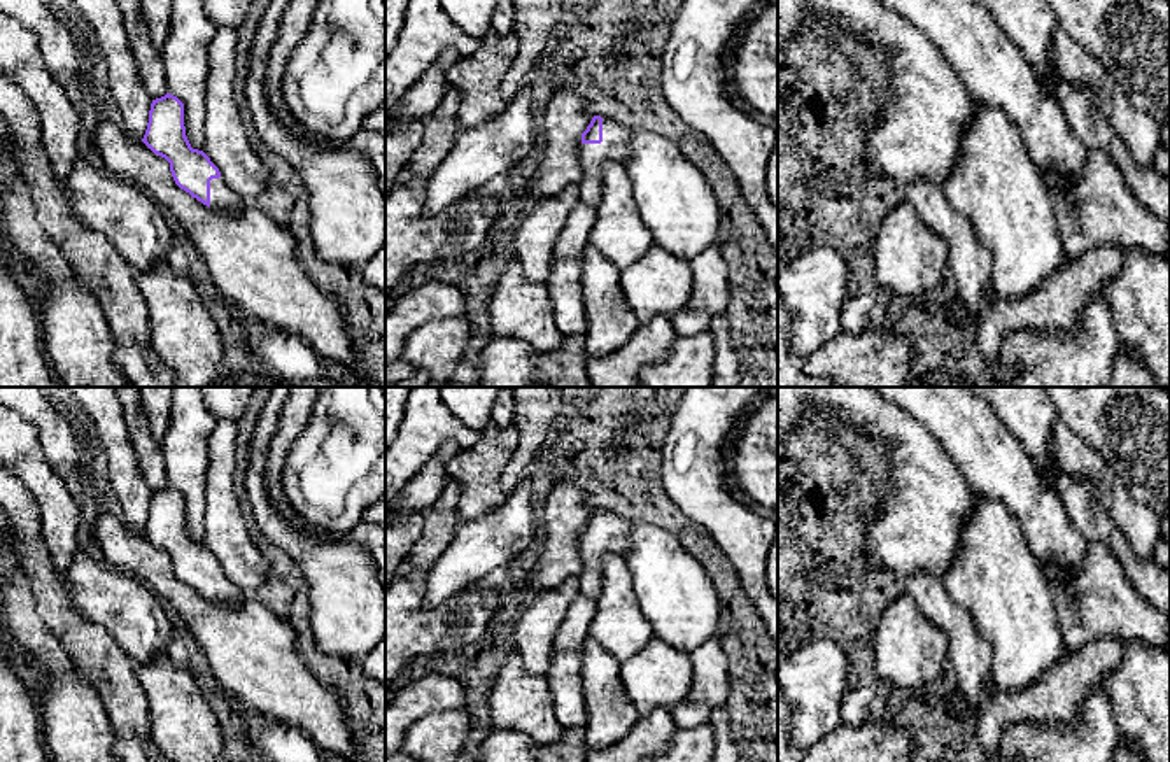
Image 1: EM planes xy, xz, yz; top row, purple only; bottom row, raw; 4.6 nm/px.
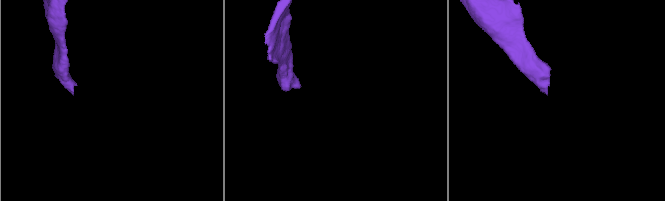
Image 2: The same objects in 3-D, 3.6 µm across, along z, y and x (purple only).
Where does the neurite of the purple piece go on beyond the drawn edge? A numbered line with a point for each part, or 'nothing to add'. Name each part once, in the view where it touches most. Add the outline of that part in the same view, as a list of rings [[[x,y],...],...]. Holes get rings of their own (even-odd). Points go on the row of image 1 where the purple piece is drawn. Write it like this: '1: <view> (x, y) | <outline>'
1: xz (615, 146) | [[[603,117],[603,142],[601,144],[581,144],[580,161],[581,161],[581,179],[580,201],[597,208],[603,189],[604,175],[603,166],[606,161],[627,163],[631,156],[631,126]]]

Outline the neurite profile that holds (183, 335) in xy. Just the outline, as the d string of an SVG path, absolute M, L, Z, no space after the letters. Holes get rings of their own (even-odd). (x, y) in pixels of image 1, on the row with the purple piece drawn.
M166 261L147 272L135 272L135 284L149 312L149 345L173 371L172 387L212 387L224 359L224 338L196 291L194 279L177 275Z

